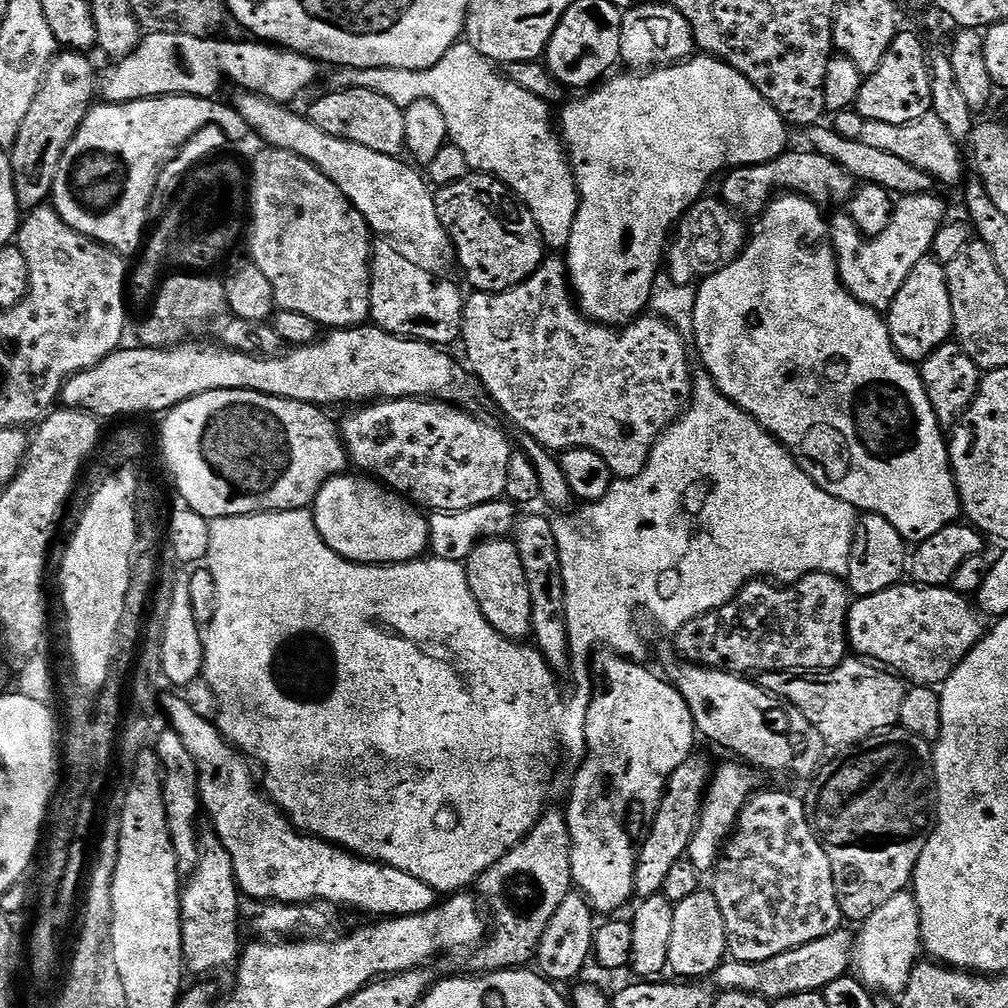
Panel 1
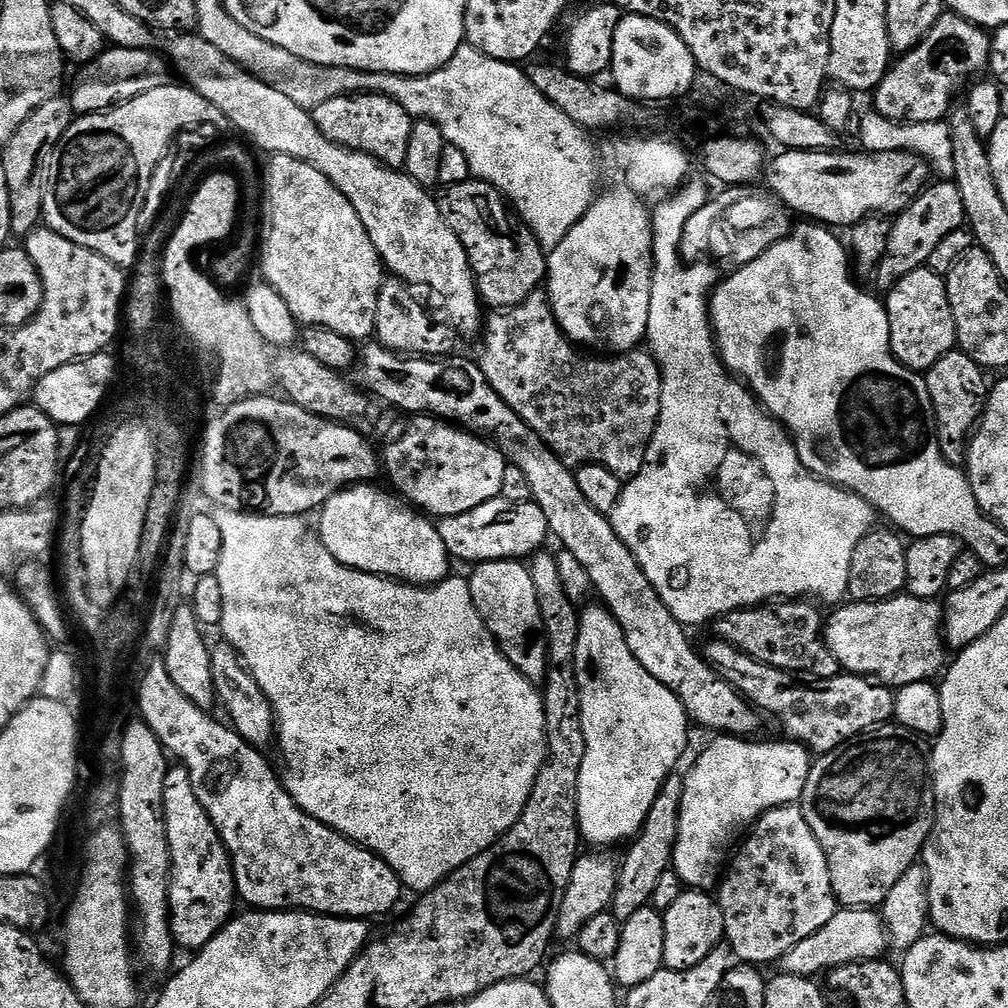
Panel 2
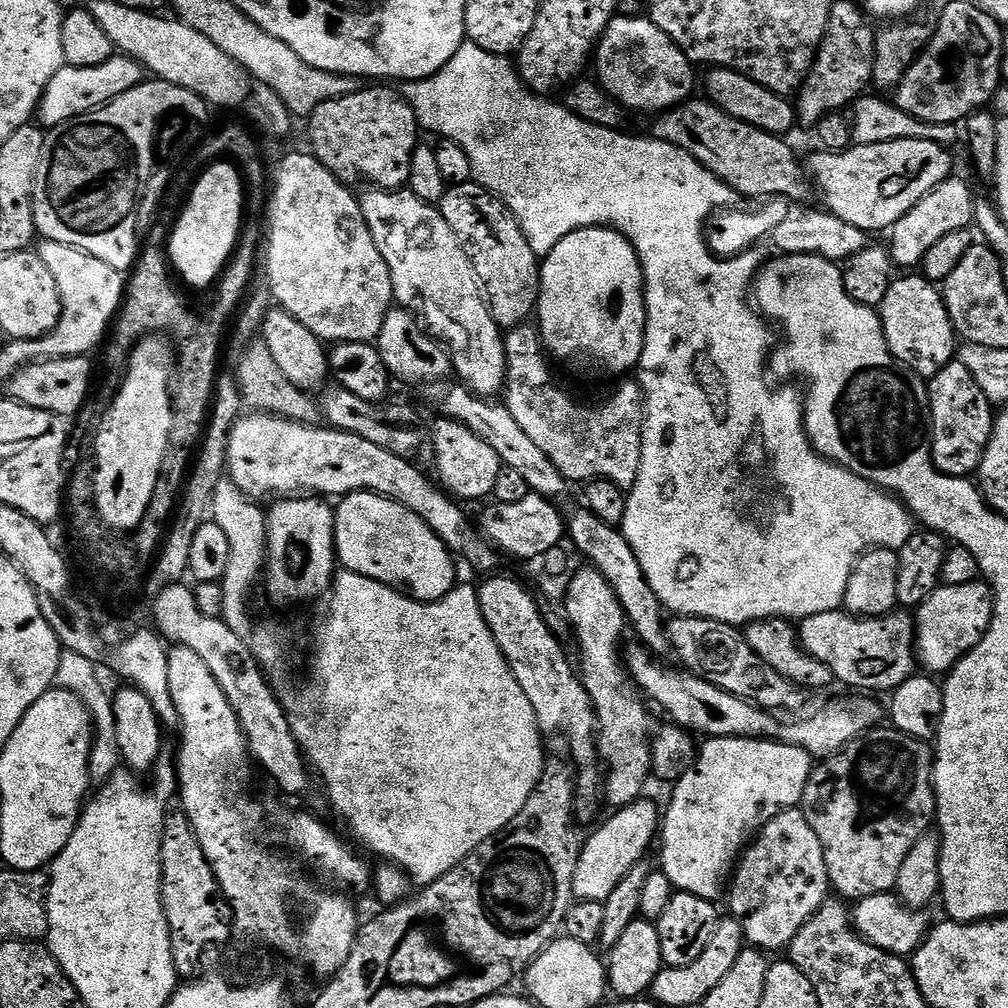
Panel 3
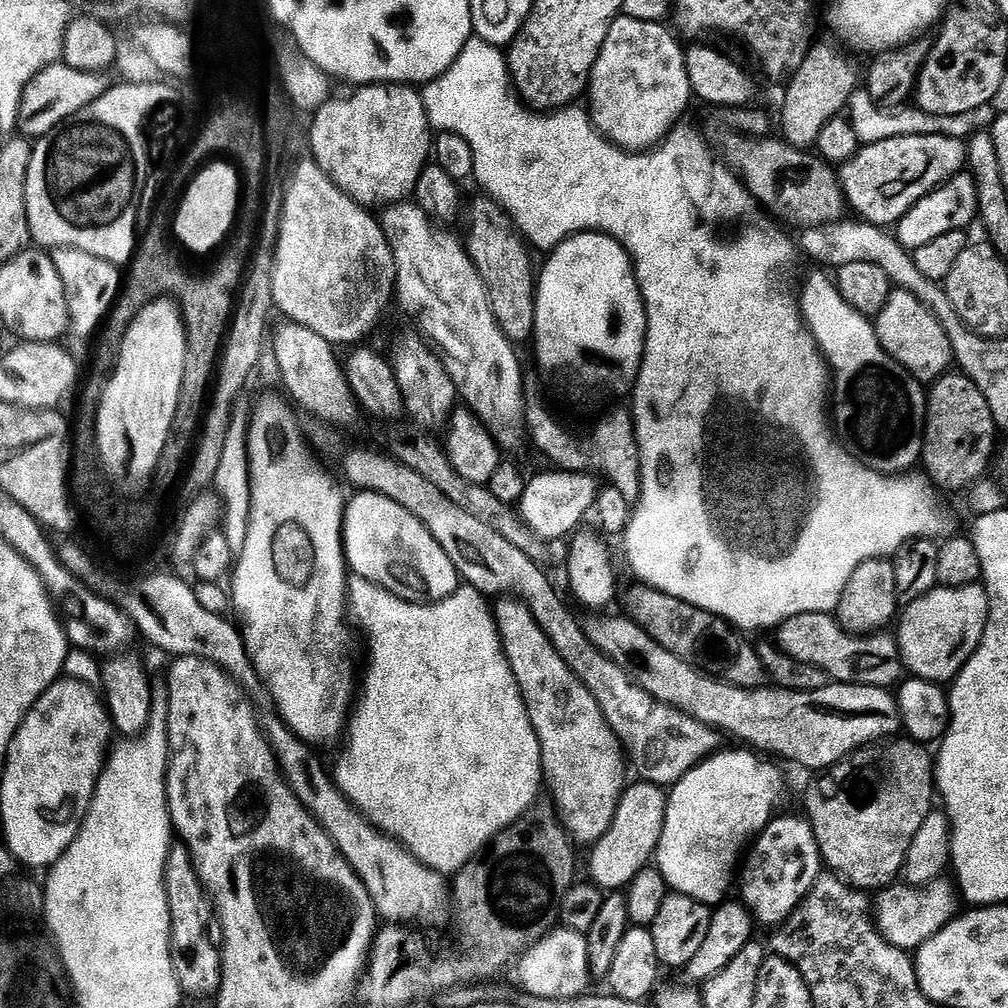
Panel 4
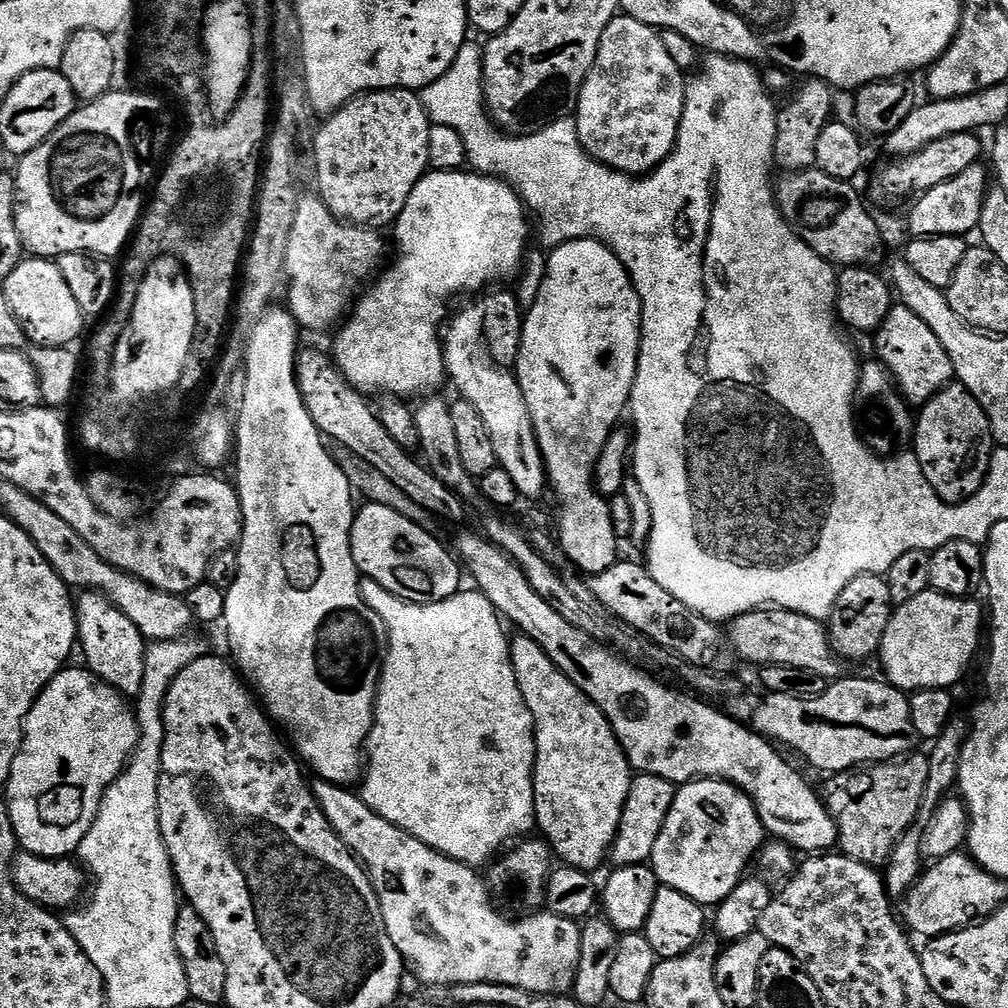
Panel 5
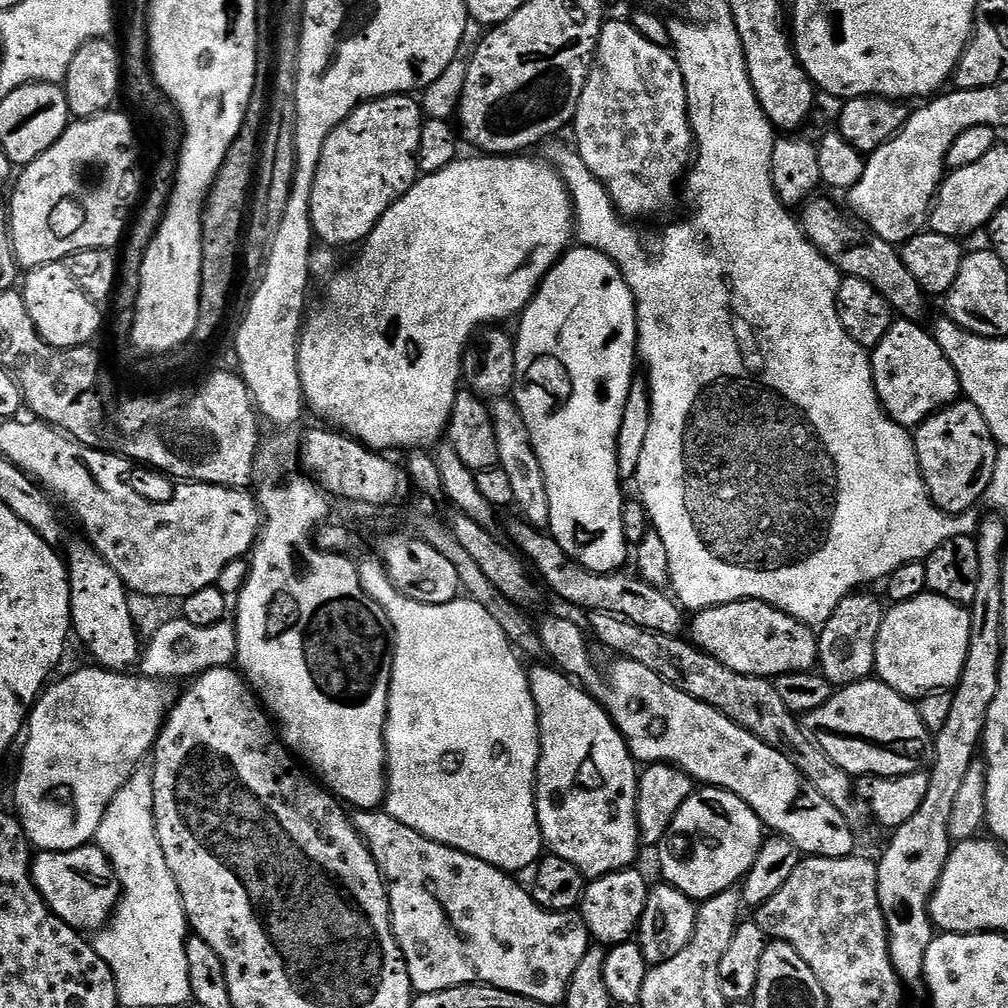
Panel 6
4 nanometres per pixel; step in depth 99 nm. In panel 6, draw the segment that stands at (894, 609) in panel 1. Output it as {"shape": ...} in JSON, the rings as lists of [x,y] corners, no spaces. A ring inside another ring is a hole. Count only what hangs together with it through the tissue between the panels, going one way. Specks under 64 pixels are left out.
{"shape":[[[735,600],[713,608],[701,608],[693,616],[696,617],[690,620],[691,643],[738,674],[775,678],[788,672],[811,672],[817,667],[820,658],[817,633],[809,625],[801,624],[793,616],[787,616],[783,610],[764,600]]]}

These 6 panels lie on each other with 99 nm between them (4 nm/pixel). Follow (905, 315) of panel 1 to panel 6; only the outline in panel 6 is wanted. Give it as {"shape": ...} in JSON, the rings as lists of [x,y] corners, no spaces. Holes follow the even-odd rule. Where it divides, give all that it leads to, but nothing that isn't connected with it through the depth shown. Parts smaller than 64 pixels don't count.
{"shape":[[[897,319],[886,334],[886,338],[882,338],[882,342],[878,342],[878,346],[871,349],[870,352],[872,381],[876,387],[880,405],[884,407],[885,414],[895,424],[900,424],[909,430],[919,428],[923,420],[930,419],[935,412],[940,412],[949,404],[956,403],[962,396],[960,379],[954,366],[950,366],[950,358],[946,358],[946,354],[942,354],[942,346],[938,346],[931,331],[927,327],[923,328],[924,326],[923,323],[915,320]]]}

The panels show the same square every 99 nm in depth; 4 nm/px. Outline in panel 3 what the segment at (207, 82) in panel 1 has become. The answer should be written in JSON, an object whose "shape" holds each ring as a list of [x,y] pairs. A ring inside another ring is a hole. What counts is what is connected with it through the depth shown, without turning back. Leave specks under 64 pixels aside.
{"shape":[[[113,54],[106,62],[102,62],[102,66],[62,67],[44,88],[38,109],[39,123],[48,130],[57,128],[58,125],[73,120],[75,116],[84,116],[109,104],[115,96],[126,94],[126,90],[134,90],[134,86],[142,83],[145,76],[145,69],[123,54]]]}

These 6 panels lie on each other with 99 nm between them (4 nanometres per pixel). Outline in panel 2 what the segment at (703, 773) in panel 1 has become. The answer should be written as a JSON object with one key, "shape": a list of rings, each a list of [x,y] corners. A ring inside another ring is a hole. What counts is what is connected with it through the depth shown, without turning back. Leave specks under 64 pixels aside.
{"shape":[[[673,774],[660,787],[658,798],[654,798],[654,806],[650,806],[650,814],[646,814],[646,822],[640,827],[640,833],[627,845],[628,853],[618,864],[616,873],[616,893],[610,909],[617,920],[623,922],[630,919],[636,911],[649,907],[652,895],[662,879],[673,867],[672,855],[678,838],[680,803],[682,802],[684,781]]]}

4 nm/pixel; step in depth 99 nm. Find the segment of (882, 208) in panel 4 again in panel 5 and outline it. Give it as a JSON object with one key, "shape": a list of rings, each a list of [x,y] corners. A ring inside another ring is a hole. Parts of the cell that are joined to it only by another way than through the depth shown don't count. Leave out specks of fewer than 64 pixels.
{"shape":[[[959,132],[950,134],[946,138],[938,138],[938,142],[930,142],[920,152],[913,152],[911,156],[893,159],[889,168],[884,168],[872,180],[872,188],[882,203],[891,200],[904,200],[907,196],[915,197],[946,182],[950,178],[958,178],[962,170],[970,170],[970,166],[981,163],[980,140],[976,132]]]}

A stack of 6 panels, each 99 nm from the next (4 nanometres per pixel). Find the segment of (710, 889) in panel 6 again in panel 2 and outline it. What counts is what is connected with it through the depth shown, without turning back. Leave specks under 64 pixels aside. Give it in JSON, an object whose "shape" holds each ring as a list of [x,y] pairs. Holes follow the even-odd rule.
{"shape":[[[727,734],[717,735],[712,740],[690,772],[684,776],[678,838],[672,855],[673,871],[682,878],[687,887],[694,890],[710,890],[715,887],[717,876],[722,870],[722,858],[729,855],[728,850],[732,842],[736,837],[739,839],[746,829],[755,824],[762,813],[772,808],[781,808],[782,805],[799,803],[805,792],[809,770],[814,763],[809,750],[793,740],[754,742],[755,740]]]}

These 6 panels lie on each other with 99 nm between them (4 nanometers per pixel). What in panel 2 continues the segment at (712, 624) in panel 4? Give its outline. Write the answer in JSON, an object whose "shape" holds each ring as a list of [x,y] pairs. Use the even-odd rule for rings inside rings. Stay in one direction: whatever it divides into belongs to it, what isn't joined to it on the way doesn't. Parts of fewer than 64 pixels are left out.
{"shape":[[[712,638],[705,648],[702,648],[702,655],[708,661],[711,668],[723,678],[735,692],[740,693],[753,708],[761,713],[769,712],[772,716],[780,719],[784,727],[783,734],[799,744],[802,744],[812,754],[823,754],[832,752],[838,746],[842,746],[848,740],[856,736],[865,735],[881,726],[887,725],[896,714],[896,693],[888,685],[879,683],[866,676],[853,676],[841,674],[834,678],[817,680],[805,678],[800,674],[793,674],[786,670],[778,670],[774,666],[759,664],[754,658],[750,658],[742,650],[738,650],[730,642],[719,638]]]}

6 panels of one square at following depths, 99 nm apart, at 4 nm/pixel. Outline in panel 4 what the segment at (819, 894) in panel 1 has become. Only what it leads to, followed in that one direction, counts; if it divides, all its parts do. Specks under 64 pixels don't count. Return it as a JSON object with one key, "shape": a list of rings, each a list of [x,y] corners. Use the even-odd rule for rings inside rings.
{"shape":[[[777,815],[747,849],[742,860],[743,866],[744,873],[740,872],[738,876],[739,899],[751,912],[753,921],[757,925],[782,924],[808,896],[808,891],[822,875],[822,861],[812,825],[801,817],[799,820],[796,816]]]}

